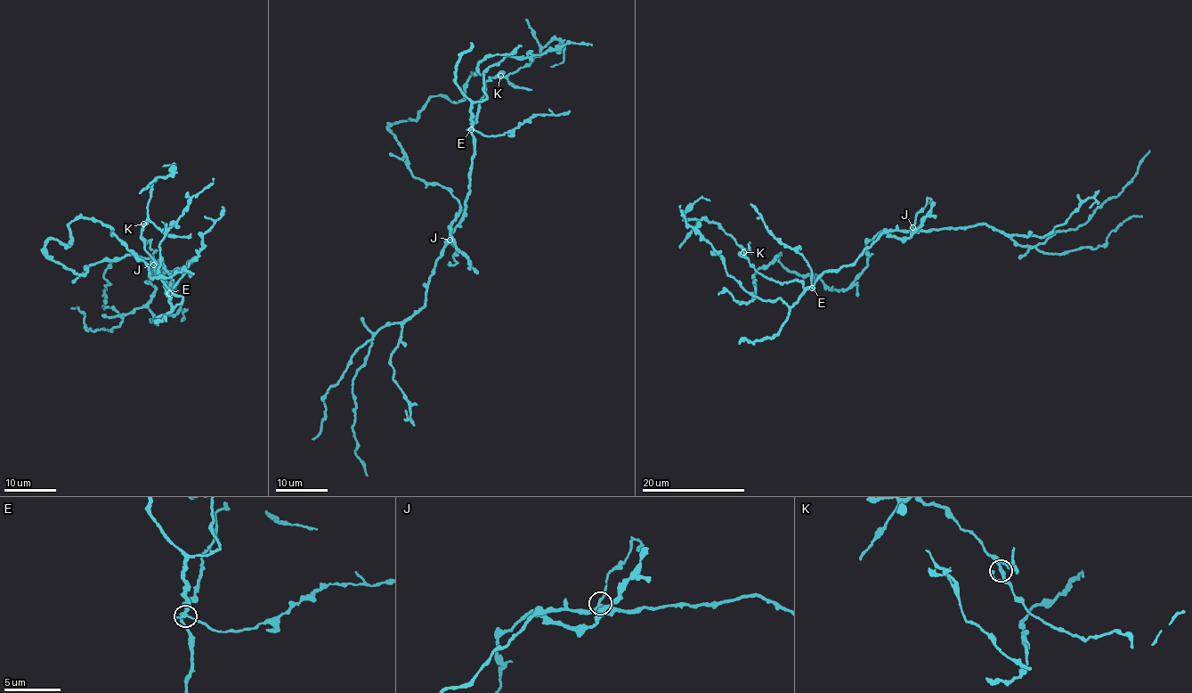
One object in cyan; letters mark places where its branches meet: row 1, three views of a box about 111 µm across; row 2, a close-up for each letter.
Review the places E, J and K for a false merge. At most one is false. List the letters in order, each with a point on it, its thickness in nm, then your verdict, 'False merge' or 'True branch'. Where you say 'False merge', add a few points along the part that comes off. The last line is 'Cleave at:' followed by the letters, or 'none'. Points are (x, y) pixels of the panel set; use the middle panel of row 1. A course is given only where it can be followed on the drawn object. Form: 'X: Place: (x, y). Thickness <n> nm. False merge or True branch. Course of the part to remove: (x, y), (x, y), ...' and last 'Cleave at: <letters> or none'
E: Place: (471, 129). Thickness 220 nm. False merge. Course of the part to remove: (472, 129), (495, 136), (539, 115), (560, 115), (568, 110)
J: Place: (450, 240). Thickness 200 nm. True branch
K: Place: (500, 76). Thickness 200 nm. True branch
Cleave at: E

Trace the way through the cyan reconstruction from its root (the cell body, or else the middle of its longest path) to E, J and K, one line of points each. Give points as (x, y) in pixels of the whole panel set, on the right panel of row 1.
E: (867, 242), (881, 232), (895, 235), (894, 232), (889, 231), (879, 237), (853, 263), (823, 273), (812, 287)
J: (867, 242), (881, 232), (892, 236), (896, 231), (906, 232), (912, 227)
K: (867, 242), (894, 232), (805, 289), (795, 280), (766, 279), (743, 252)

